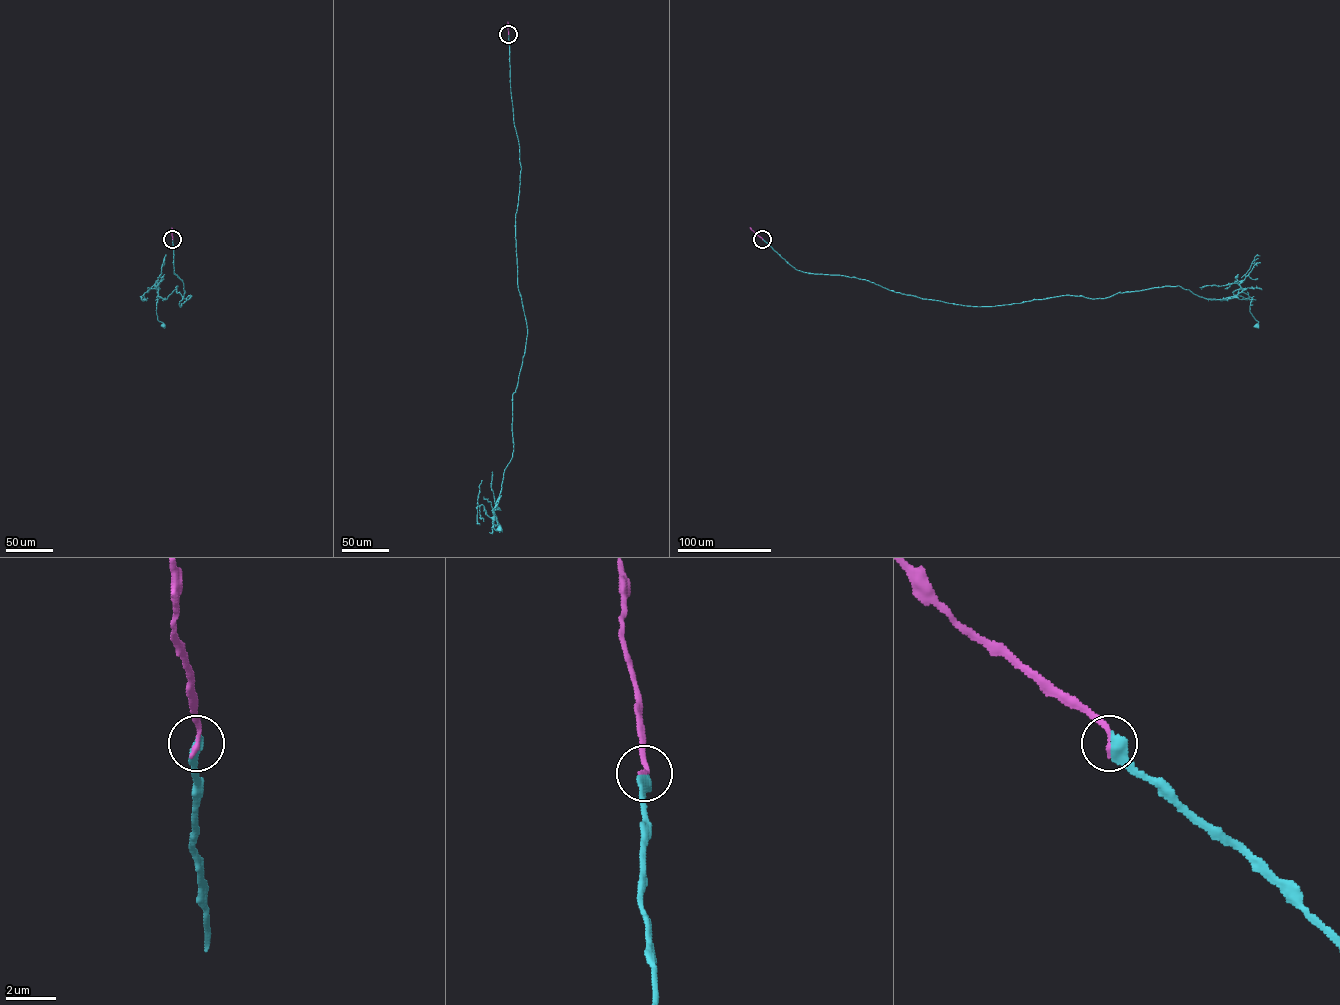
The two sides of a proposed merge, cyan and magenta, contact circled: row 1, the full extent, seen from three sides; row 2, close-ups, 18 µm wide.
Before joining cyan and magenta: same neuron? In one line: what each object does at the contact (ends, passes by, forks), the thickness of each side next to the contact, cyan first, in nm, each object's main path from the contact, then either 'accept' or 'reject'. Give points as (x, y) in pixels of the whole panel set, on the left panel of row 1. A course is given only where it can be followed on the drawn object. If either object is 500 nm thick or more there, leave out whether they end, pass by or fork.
cyan ends there; magenta ends there; 440 nm thick on the cyan side, 190 nm on the other; cyan runs (172, 239), (180, 307), (191, 296), (177, 286), (166, 299), (158, 292), (163, 325); magenta runs (172, 239), (171, 227); accept

